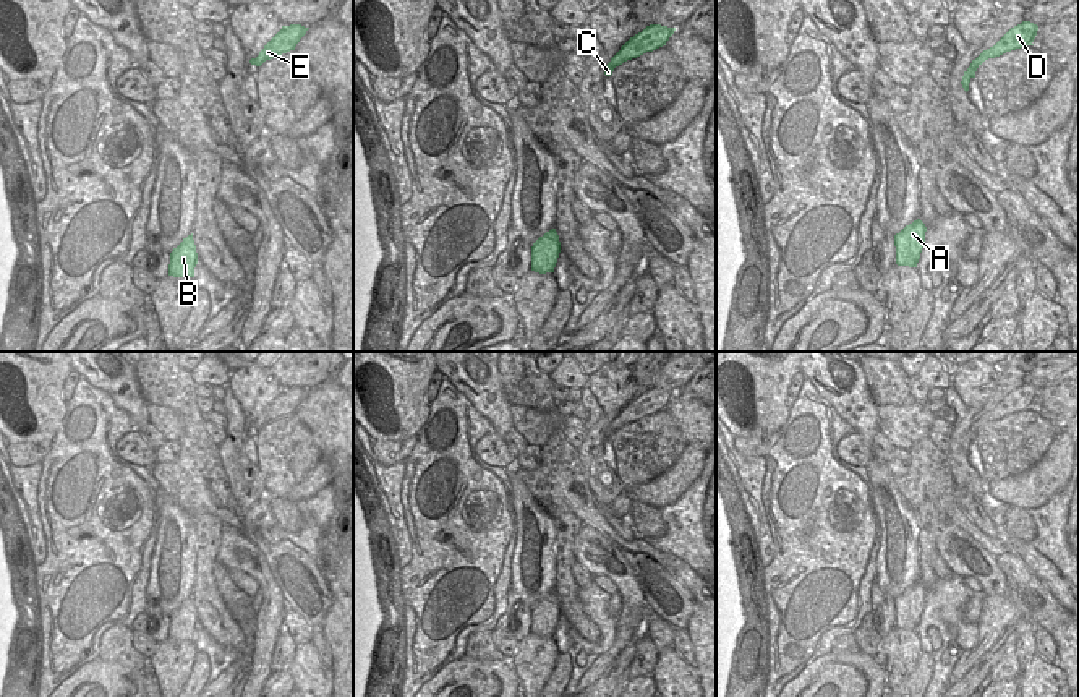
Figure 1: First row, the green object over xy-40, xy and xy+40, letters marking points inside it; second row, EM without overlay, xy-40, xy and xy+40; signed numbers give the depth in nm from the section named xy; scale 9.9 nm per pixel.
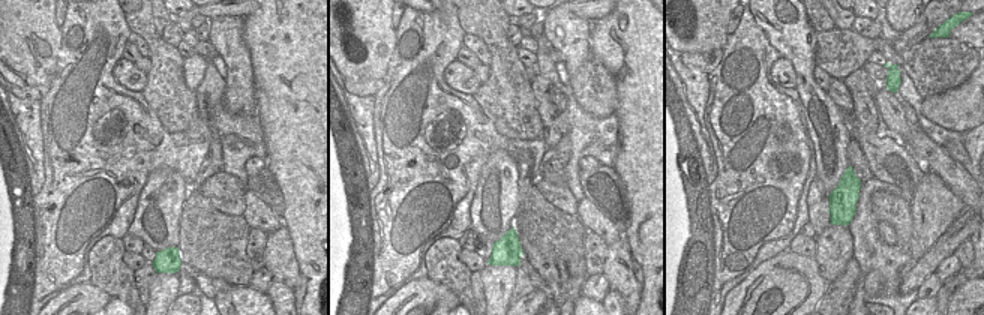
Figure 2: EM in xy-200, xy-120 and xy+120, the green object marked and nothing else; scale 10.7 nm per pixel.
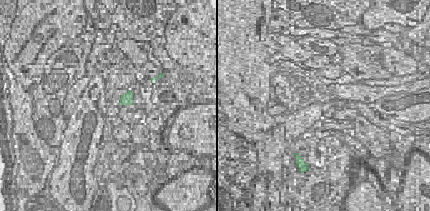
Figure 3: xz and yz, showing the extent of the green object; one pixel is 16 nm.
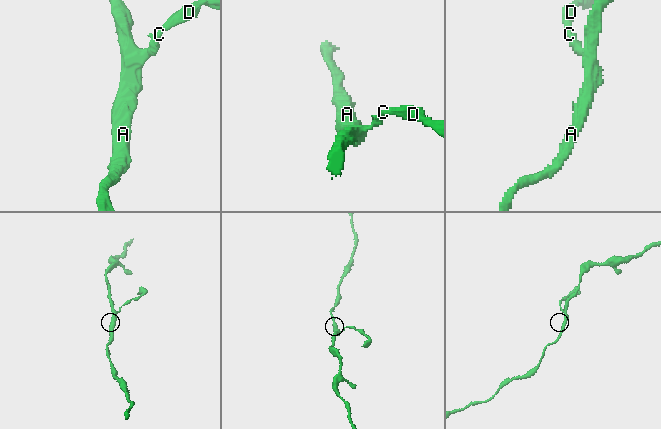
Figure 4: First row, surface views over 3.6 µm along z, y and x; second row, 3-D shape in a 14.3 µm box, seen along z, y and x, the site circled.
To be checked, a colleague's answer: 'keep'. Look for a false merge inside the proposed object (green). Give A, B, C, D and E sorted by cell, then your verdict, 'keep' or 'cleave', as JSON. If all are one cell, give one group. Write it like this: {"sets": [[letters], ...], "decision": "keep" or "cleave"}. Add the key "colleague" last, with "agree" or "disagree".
{"sets": [["A", "B", "C", "D", "E"]], "decision": "keep", "colleague": "agree"}

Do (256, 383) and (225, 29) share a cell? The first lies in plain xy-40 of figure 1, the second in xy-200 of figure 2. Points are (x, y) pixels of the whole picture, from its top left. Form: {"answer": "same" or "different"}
{"answer": "same"}

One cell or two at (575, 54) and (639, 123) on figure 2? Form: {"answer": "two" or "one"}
{"answer": "two"}

